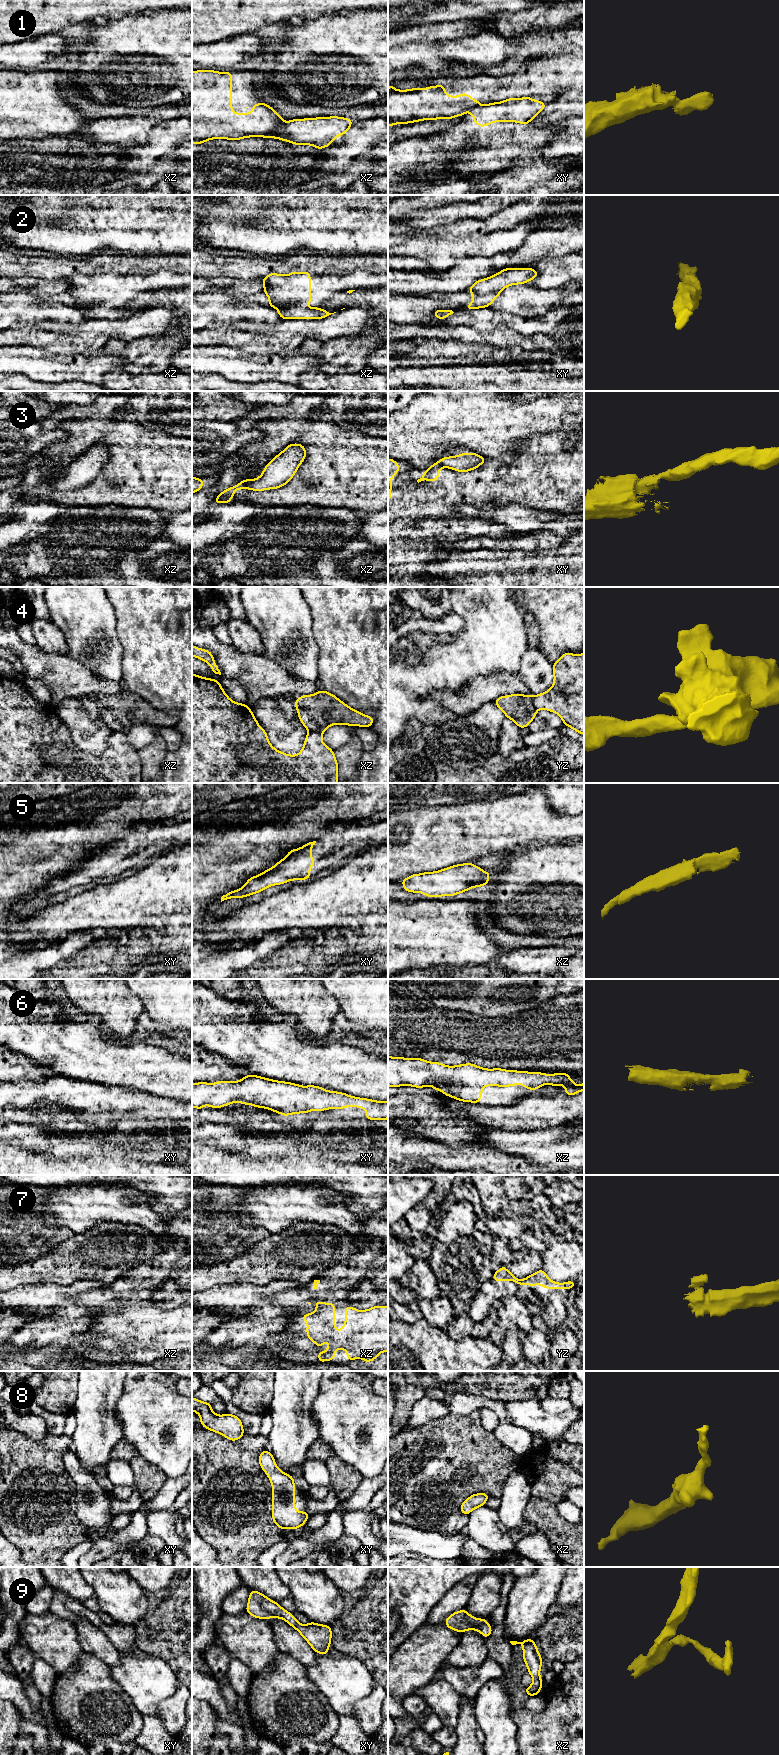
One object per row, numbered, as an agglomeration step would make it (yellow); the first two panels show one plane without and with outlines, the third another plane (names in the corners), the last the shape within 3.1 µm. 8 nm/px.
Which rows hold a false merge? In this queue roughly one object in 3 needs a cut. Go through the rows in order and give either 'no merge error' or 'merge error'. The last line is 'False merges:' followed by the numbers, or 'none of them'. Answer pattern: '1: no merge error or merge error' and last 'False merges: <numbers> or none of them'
1: merge error
2: no merge error
3: merge error
4: merge error
5: no merge error
6: no merge error
7: merge error
8: no merge error
9: no merge error
False merges: 1, 3, 4, 7

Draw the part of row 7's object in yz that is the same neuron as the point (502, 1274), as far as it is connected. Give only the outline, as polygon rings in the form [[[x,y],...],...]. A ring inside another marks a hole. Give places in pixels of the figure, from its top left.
[[[506,1266],[500,1267],[497,1272],[494,1272],[493,1278],[494,1281],[514,1281],[517,1285],[519,1285],[519,1279],[517,1279],[513,1274],[511,1274],[507,1269]]]

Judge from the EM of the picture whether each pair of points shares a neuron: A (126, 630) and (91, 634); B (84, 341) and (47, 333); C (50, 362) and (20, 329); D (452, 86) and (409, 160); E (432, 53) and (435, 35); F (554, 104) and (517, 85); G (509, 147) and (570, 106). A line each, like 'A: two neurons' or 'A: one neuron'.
A: two neurons
B: one neuron
C: two neurons
D: two neurons
E: two neurons
F: two neurons
G: two neurons

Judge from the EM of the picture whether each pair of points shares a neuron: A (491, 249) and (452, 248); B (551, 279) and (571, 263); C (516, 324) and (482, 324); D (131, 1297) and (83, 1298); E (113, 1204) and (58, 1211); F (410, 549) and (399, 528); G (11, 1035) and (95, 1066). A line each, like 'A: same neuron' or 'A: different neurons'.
A: same neuron
B: same neuron
C: same neuron
D: same neuron
E: same neuron
F: same neuron
G: same neuron

